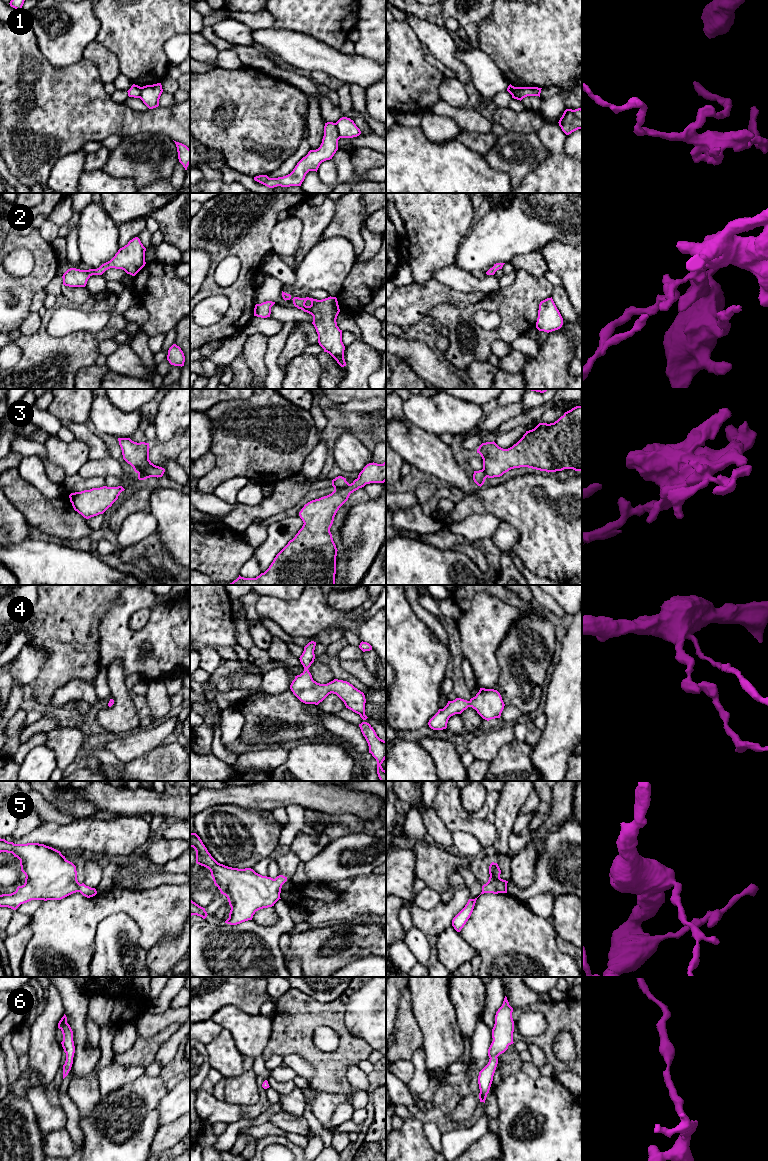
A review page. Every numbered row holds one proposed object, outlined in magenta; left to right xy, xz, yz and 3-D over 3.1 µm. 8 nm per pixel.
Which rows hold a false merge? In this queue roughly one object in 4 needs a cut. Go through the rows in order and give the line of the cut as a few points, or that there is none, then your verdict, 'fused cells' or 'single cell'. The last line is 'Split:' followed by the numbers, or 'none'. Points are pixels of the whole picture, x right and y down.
1: xz (335, 123), (340, 137) | fused cells
2: no cut | single cell
3: xz (349, 484), (334, 489) | fused cells
4: no cut | single cell
5: no cut | single cell
6: no cut | single cell
Split: 1, 3

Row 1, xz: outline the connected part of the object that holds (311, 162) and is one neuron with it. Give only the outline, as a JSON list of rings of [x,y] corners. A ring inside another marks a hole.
[[[327,122],[324,126],[324,136],[320,147],[316,150],[310,150],[308,154],[297,163],[290,174],[278,178],[269,178],[267,175],[259,175],[254,177],[254,180],[269,188],[277,186],[301,186],[309,171],[317,172],[322,162],[332,159],[338,150],[339,139],[340,136],[336,128],[336,123]]]

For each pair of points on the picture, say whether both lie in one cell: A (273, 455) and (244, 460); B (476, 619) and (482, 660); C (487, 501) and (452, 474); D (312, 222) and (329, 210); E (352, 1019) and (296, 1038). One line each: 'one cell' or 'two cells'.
A: one cell
B: one cell
C: two cells
D: one cell
E: two cells

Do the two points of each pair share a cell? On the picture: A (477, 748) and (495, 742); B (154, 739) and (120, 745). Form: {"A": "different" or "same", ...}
{"A": "same", "B": "same"}

